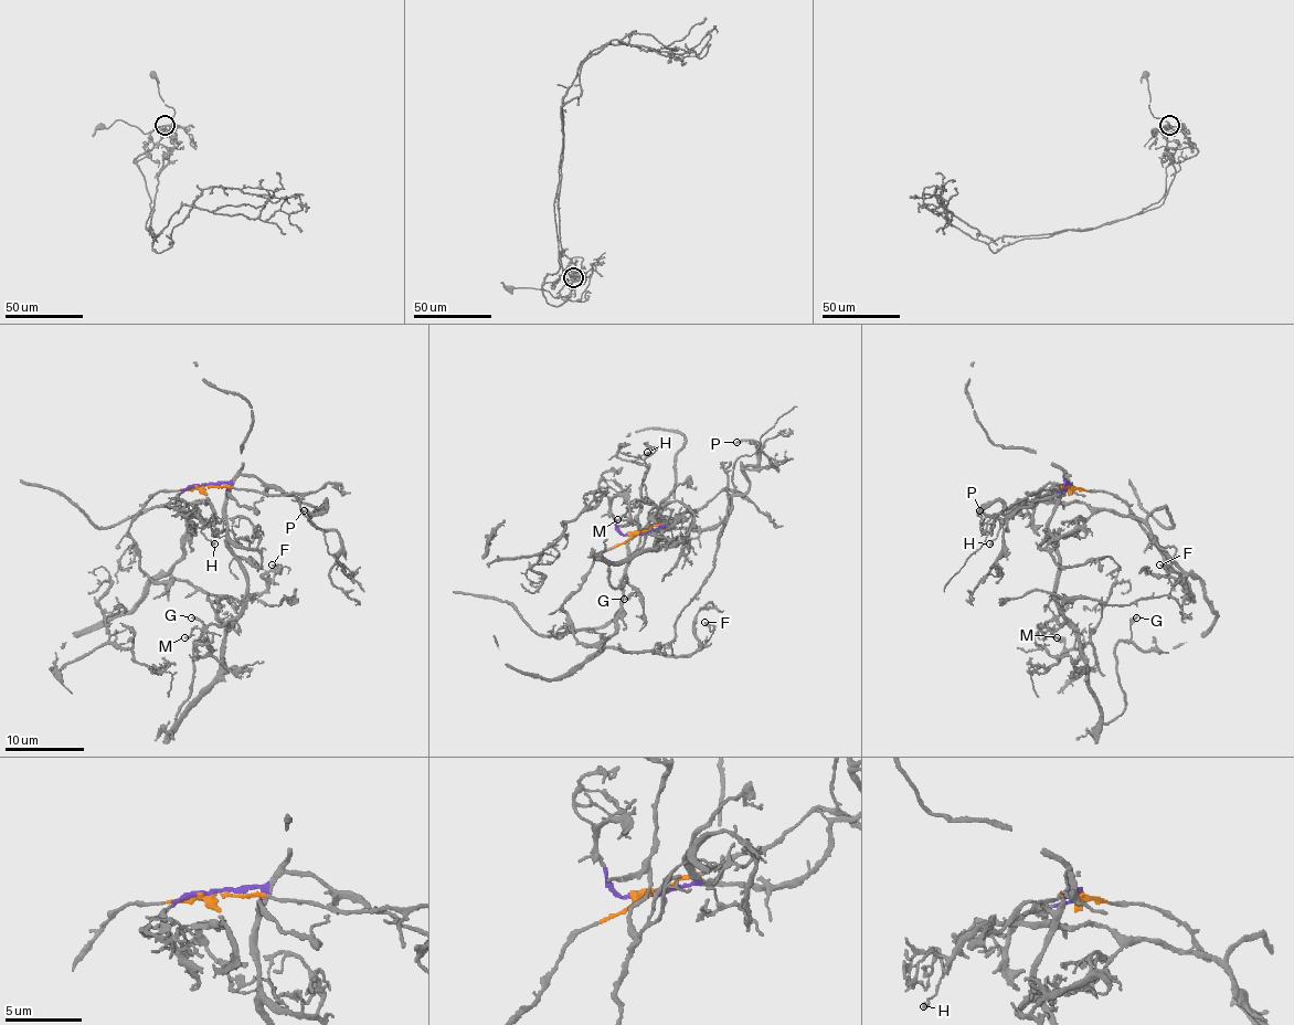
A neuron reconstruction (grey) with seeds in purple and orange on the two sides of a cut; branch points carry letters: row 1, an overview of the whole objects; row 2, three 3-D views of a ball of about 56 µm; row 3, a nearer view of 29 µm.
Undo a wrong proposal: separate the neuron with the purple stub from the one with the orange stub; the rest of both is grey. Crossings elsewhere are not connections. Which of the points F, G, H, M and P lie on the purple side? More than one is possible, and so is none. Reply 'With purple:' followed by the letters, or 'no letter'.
With purple: G, M, P

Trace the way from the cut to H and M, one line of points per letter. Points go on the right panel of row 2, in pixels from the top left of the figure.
H: (1070, 486), (1110, 492), (1130, 507), (1180, 581), (1185, 577), (1139, 519), (1075, 502), (1021, 502), (990, 543)
M: (1070, 486), (1063, 486), (1048, 526), (1048, 541), (1058, 556), (1056, 596), (1063, 623), (1038, 625), (1058, 636)

